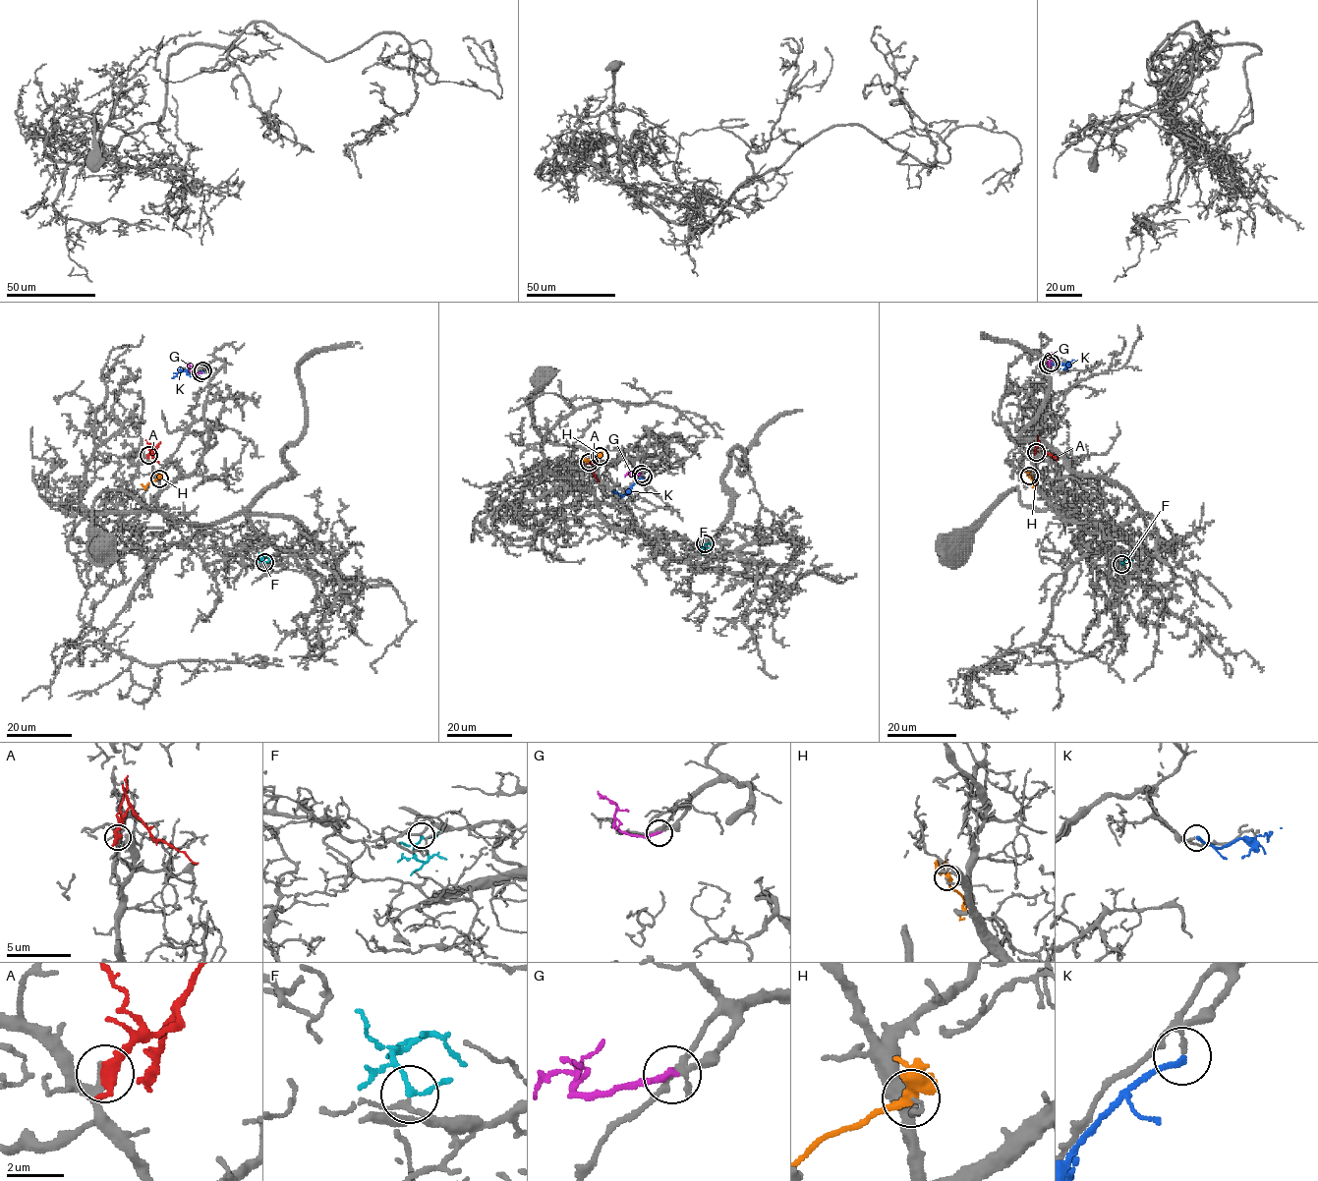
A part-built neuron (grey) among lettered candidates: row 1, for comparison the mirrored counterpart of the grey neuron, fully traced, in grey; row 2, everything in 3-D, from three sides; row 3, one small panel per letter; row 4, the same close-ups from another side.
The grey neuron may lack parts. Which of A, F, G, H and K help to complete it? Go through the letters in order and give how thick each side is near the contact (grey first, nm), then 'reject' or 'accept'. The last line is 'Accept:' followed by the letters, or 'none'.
A: 180/360 nm | reject
F: 150/150 nm | accept
G: 220/220 nm | accept
H: 120/360 nm | reject
K: 120/240 nm | reject
Accept: F, G

